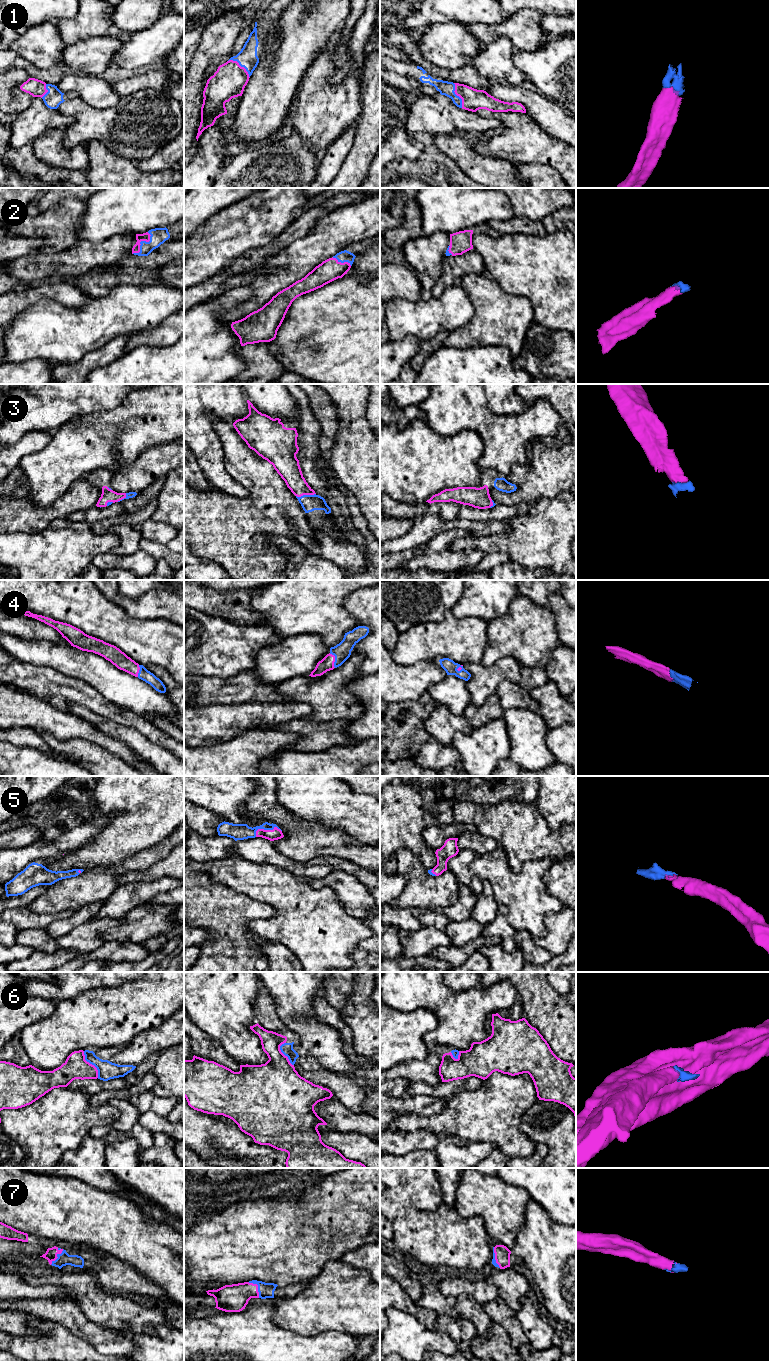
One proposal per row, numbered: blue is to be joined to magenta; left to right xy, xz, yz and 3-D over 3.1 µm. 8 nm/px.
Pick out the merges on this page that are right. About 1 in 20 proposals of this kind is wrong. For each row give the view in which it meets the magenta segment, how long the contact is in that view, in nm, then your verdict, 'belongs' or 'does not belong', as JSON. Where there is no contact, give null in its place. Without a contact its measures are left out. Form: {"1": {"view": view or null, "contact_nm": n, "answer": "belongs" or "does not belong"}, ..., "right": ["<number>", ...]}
{"1": {"view": "xz", "contact_nm": 220, "answer": "belongs"}, "2": {"view": "xy", "contact_nm": 220, "answer": "belongs"}, "3": {"view": "xz", "contact_nm": 160, "answer": "belongs"}, "4": {"view": "xz", "contact_nm": 130, "answer": "belongs"}, "5": {"view": "xz", "contact_nm": 220, "answer": "belongs"}, "6": {"view": "xy", "contact_nm": 240, "answer": "does not belong"}, "7": {"view": "xz", "contact_nm": 160, "answer": "belongs"}, "right": ["1", "2", "3", "4", "5", "7"]}

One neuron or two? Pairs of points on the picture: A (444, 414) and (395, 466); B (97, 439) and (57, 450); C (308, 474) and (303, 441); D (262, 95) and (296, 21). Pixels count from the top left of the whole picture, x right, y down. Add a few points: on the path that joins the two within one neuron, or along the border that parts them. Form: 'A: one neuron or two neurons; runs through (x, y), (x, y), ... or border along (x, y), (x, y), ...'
A: two neurons; border along (425, 420), (432, 429), (440, 434), (452, 436)
B: one neuron; runs through (87, 445), (76, 450), (67, 450)
C: one neuron; runs through (308, 466), (308, 449)
D: one neuron; runs through (280, 77), (286, 71), (296, 50), (296, 39)

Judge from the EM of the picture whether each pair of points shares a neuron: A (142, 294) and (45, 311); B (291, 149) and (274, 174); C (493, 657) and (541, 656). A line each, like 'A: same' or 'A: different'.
A: same
B: same
C: same

